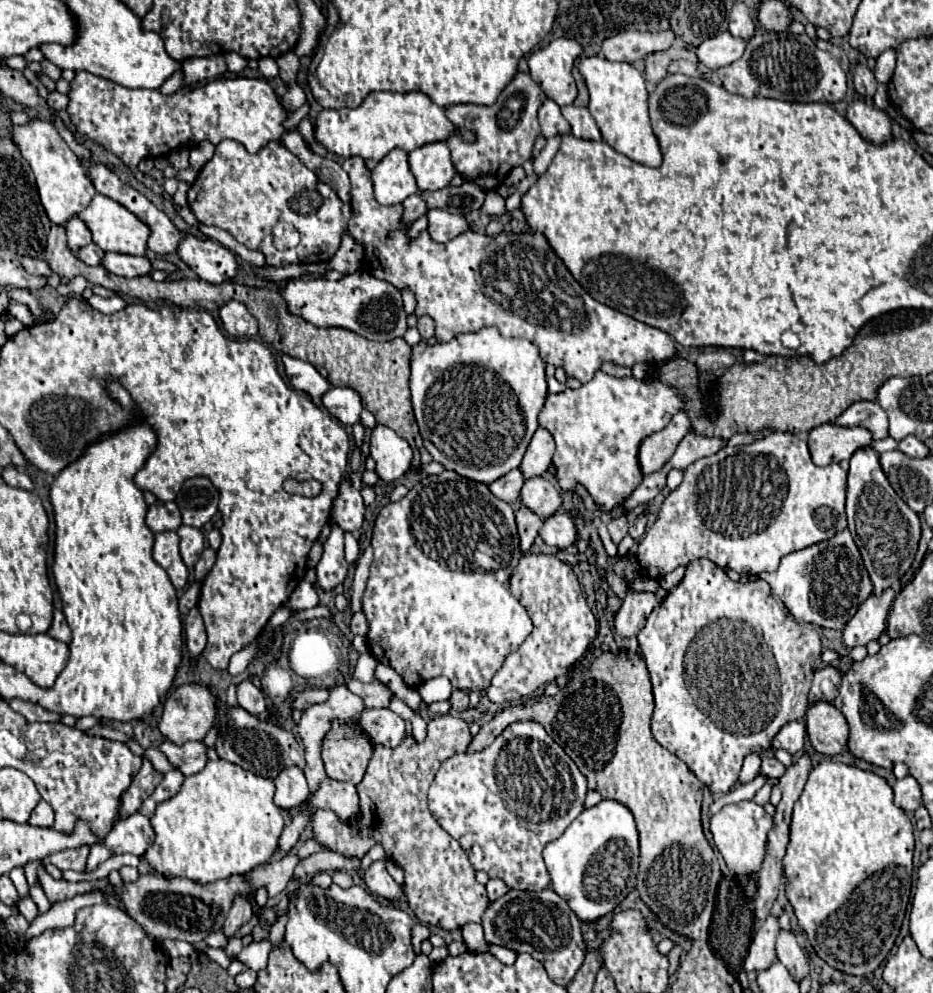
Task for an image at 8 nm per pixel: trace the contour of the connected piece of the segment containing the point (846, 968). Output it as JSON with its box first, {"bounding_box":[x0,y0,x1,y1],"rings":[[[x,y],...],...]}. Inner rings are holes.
{"bounding_box":[784,759,912,977],"rings":[[[824,759],[810,771],[804,793],[794,805],[790,843],[784,855],[786,897],[816,955],[832,969],[846,975],[868,977],[886,959],[900,933],[910,897],[912,853],[912,823],[906,813],[894,805],[892,787],[882,777],[852,765],[834,763],[832,759]]]}

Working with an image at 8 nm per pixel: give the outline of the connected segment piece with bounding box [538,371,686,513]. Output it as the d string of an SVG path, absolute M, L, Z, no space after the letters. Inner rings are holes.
M596 371L590 383L582 385L580 389L566 389L556 395L546 395L544 407L540 411L538 423L556 441L556 453L552 459L552 465L556 469L556 481L562 491L574 493L576 485L582 485L590 497L596 501L600 513L610 513L616 507L620 507L632 493L634 489L642 483L644 473L640 469L638 461L638 451L640 443L656 433L662 431L674 413L684 409L684 397L670 385L662 383L660 379L634 379L634 377L612 377L606 375L604 371Z

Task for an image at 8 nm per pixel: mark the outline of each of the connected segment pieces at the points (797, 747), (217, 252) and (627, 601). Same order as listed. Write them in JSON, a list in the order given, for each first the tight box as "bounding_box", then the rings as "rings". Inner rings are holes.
[{"bounding_box":[772,721,806,755],"rings":[[[792,721],[786,723],[778,735],[772,739],[772,749],[784,749],[790,755],[802,751],[804,747],[804,737],[806,737],[806,727],[802,721]]]},{"bounding_box":[178,235,238,285],"rings":[[[186,235],[182,245],[178,245],[178,257],[200,279],[214,285],[230,281],[238,275],[236,255],[212,239],[200,241],[192,235]]]},{"bounding_box":[616,591,658,637],"rings":[[[628,591],[624,597],[622,607],[616,613],[616,631],[622,637],[634,637],[638,629],[642,629],[642,621],[652,613],[652,609],[658,605],[658,599],[654,593],[632,593]]]}]

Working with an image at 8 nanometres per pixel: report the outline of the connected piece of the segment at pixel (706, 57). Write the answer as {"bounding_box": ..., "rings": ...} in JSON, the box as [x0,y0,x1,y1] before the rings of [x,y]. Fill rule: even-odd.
{"bounding_box":[696,31,748,69],"rings":[[[726,31],[726,33],[720,33],[716,37],[708,37],[702,45],[698,45],[696,55],[710,69],[720,69],[720,67],[730,65],[736,59],[740,59],[744,49],[746,49],[746,45],[748,45],[748,39],[732,37]]]}

